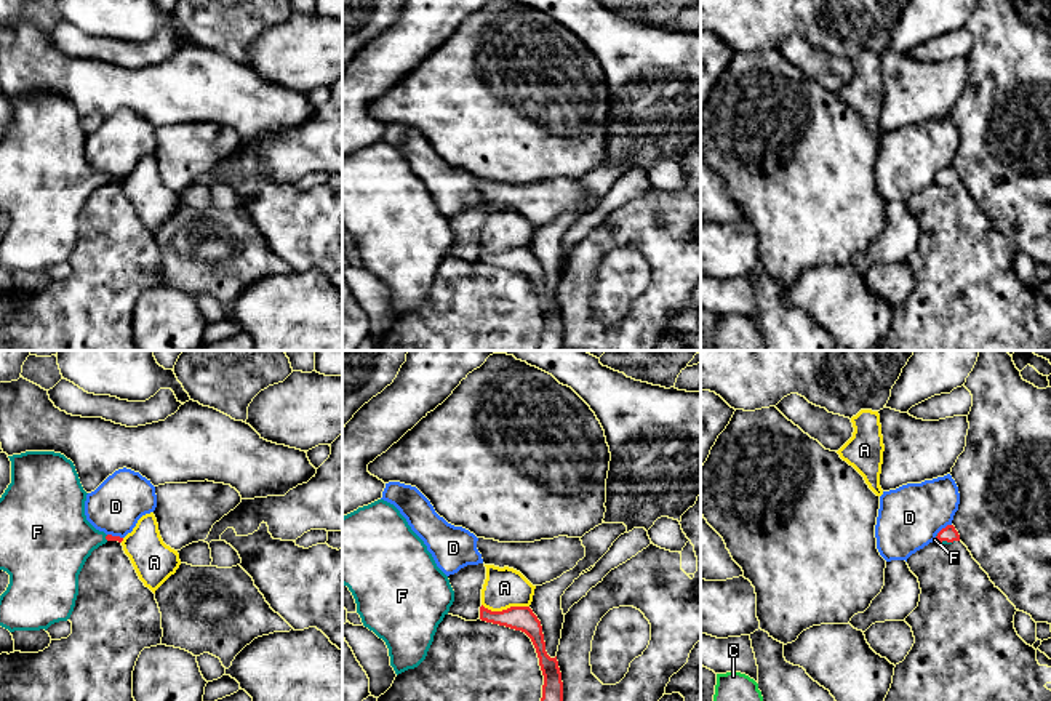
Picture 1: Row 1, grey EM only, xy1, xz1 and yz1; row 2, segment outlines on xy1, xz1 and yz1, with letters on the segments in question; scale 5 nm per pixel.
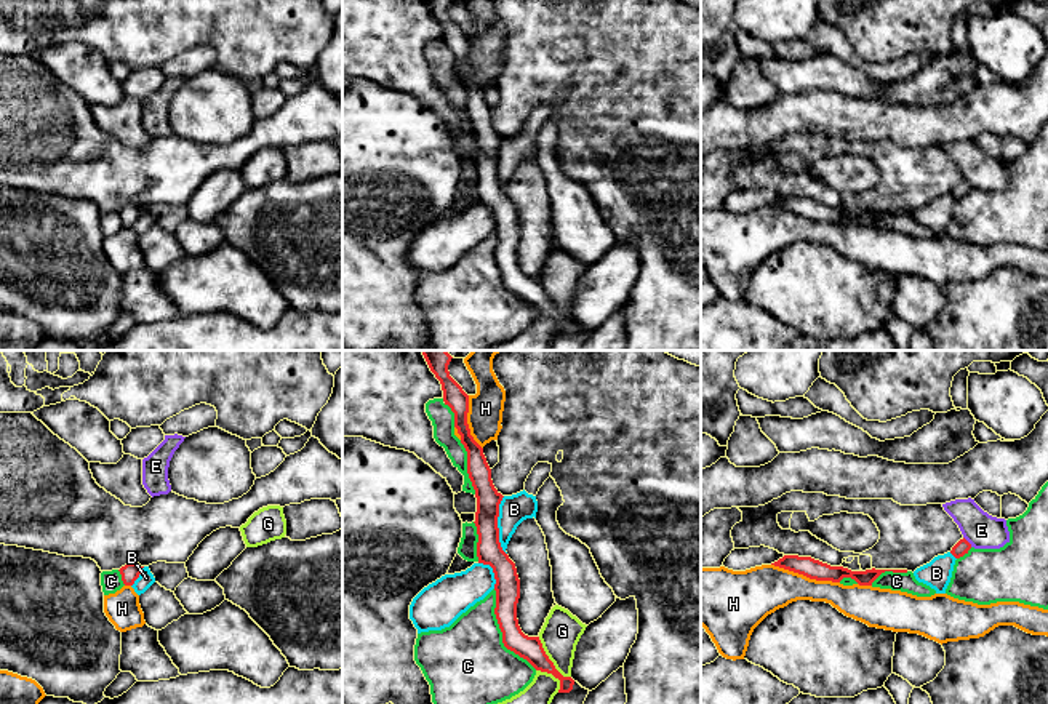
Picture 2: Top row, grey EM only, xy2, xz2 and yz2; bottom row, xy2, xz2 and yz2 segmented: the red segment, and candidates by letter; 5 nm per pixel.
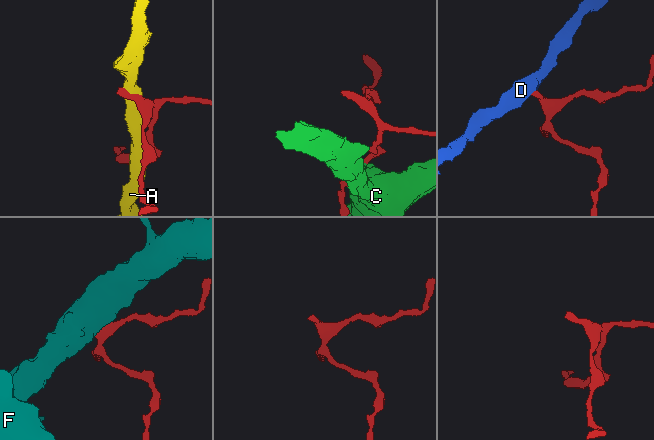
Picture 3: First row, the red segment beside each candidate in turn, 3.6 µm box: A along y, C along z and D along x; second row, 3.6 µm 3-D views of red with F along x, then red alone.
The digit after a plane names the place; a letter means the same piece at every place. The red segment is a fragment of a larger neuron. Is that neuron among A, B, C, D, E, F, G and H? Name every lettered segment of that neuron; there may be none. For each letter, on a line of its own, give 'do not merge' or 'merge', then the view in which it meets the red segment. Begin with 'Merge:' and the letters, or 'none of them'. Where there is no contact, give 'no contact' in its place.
Merge: F
A: do not merge; contact in xz1
B: do not merge; contact in xz2
C: do not merge; contact in xz2
D: do not merge; contact in yz1
E: do not merge; contact in yz2
F: merge; contact in yz1
G: do not merge; contact in xz2
H: do not merge; contact in yz2

